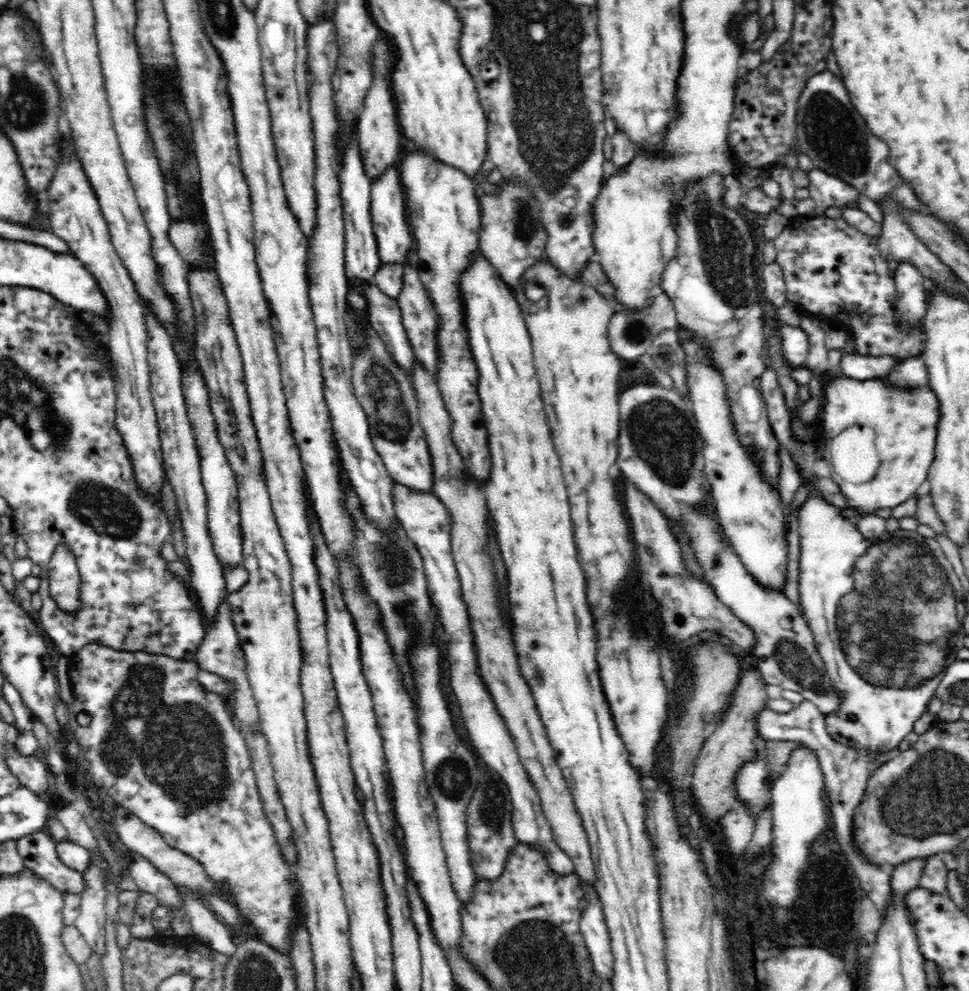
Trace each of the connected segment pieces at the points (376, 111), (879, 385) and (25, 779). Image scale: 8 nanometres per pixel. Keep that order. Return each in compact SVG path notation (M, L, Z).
M378 37L372 46L372 86L368 88L367 96L364 98L364 104L358 112L354 126L360 155L363 156L365 174L372 178L372 181L388 168L395 166L397 156L400 156L400 140L403 139L399 117L395 113L395 100L392 98L392 89L387 79L388 64L390 64L388 51L391 51L391 47L386 39Z
M844 374L834 376L825 385L826 406L824 406L824 418L822 418L824 432L821 432L825 441L831 441L842 430L846 430L850 426L870 426L876 432L876 440L884 440L884 444L882 442L876 444L880 448L878 450L878 458L880 458L878 472L872 478L868 478L868 482L854 484L850 480L844 480L840 474L831 472L831 478L839 484L842 494L847 498L849 507L856 508L862 515L870 515L876 508L894 508L908 500L912 494L918 492L922 482L927 480L930 465L935 458L937 422L939 421L940 409L940 400L937 399L936 393L931 388L928 392L920 392L920 396L908 396L908 392L896 392L896 396L892 396L892 392L888 392L886 379L860 382L860 380L846 377Z
M15 743L8 744L5 753L5 761L9 769L20 782L21 787L30 789L32 792L41 793L49 790L47 784L48 768L45 761L38 756L23 756L18 752Z

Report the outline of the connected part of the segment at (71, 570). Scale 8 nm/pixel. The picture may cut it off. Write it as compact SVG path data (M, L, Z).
M59 545L48 563L49 591L57 605L66 612L80 608L80 575L67 545Z

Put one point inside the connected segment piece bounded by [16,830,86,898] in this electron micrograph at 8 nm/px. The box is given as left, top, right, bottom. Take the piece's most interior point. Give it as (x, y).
(38, 850)

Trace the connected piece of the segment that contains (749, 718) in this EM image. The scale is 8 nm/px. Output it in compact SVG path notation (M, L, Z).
M748 670L740 676L740 682L732 694L729 706L724 709L717 718L717 726L712 736L701 748L697 760L693 764L693 777L691 784L696 804L704 818L708 820L720 819L738 806L738 798L735 792L736 777L740 769L748 760L752 760L758 752L756 744L762 740L758 732L757 720L759 714L766 707L770 694L765 687L765 680L761 672Z

